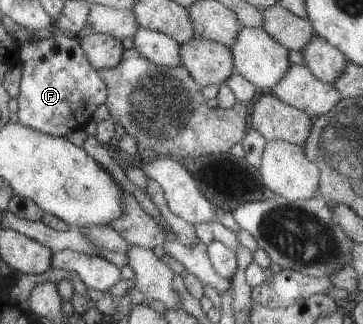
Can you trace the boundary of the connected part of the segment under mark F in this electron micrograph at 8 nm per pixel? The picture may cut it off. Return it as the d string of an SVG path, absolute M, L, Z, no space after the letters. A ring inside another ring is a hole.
M58 30L47 39L25 41L17 46L19 64L22 67L19 94L16 98L18 123L24 127L45 133L49 136L63 137L67 131L81 130L92 119L93 111L105 104L106 87L97 72L87 60L78 40L72 35L61 35Z

